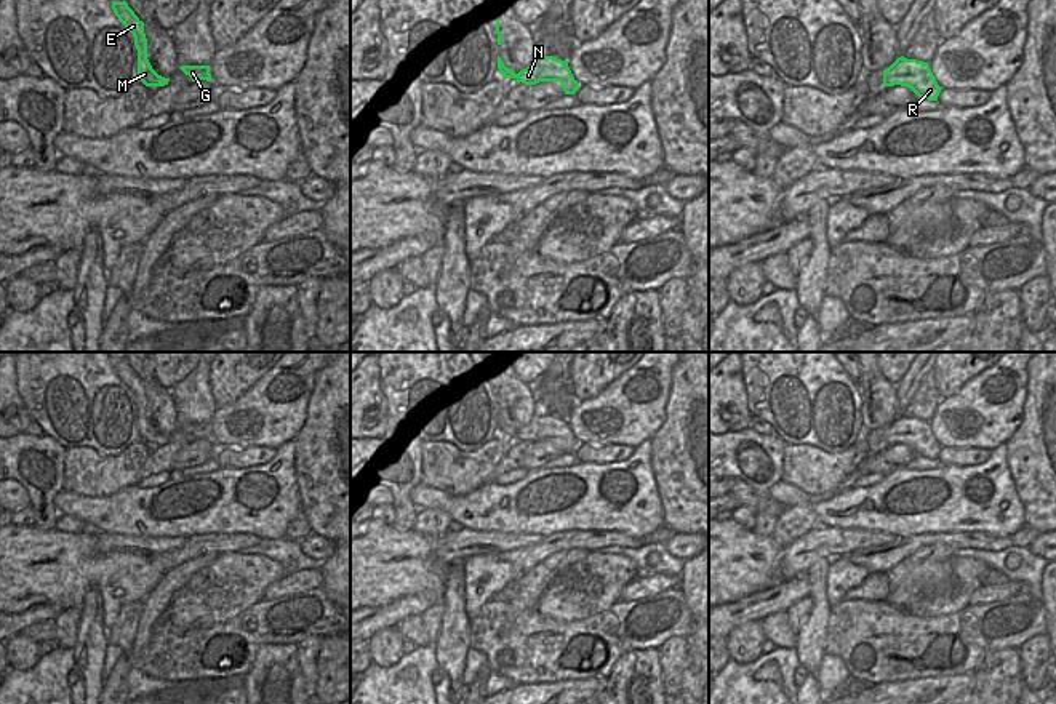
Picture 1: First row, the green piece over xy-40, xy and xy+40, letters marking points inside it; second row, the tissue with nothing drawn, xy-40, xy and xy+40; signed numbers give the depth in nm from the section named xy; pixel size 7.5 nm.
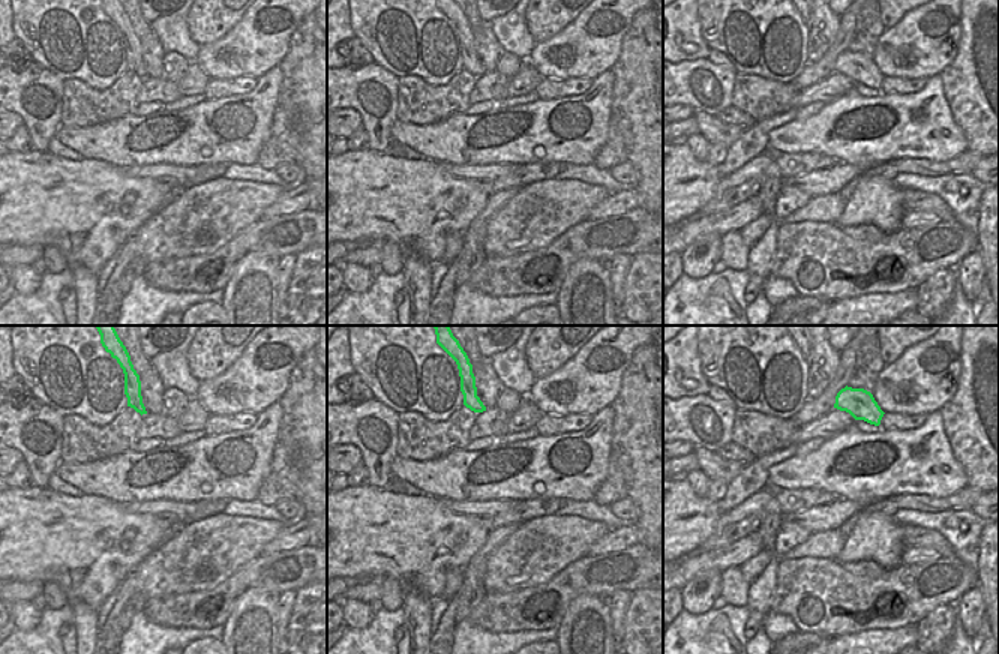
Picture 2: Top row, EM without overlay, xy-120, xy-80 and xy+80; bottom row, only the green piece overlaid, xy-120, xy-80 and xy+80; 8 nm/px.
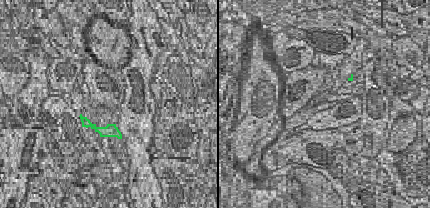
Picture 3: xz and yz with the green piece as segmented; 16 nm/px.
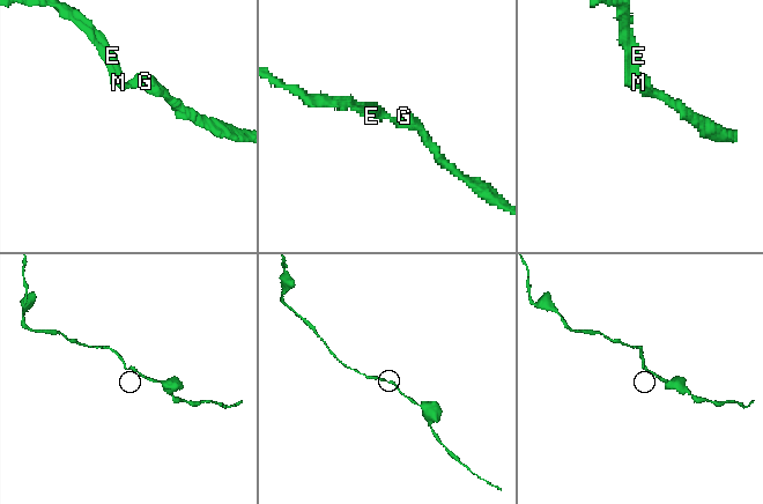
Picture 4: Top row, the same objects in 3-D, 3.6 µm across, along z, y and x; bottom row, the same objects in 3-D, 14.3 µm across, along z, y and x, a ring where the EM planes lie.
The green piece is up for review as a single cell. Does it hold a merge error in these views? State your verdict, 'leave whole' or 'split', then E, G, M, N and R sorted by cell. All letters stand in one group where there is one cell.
leave whole; groups E G M N R

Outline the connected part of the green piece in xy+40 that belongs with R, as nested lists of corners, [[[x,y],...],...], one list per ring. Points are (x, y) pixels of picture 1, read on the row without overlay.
[[[904,414],[898,416],[888,427],[883,429],[885,445],[907,445],[918,456],[928,459],[938,459],[941,445],[938,443],[928,421],[907,418]]]

